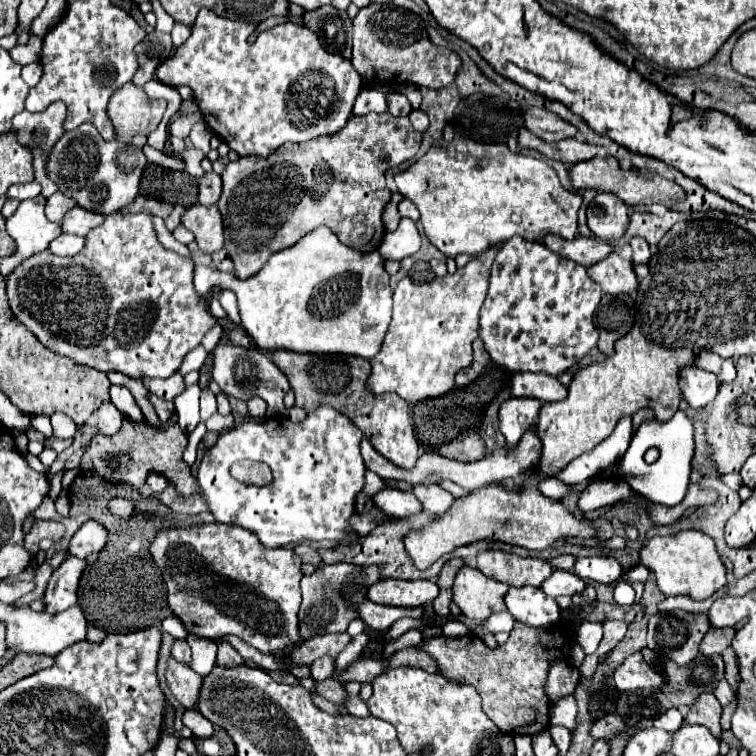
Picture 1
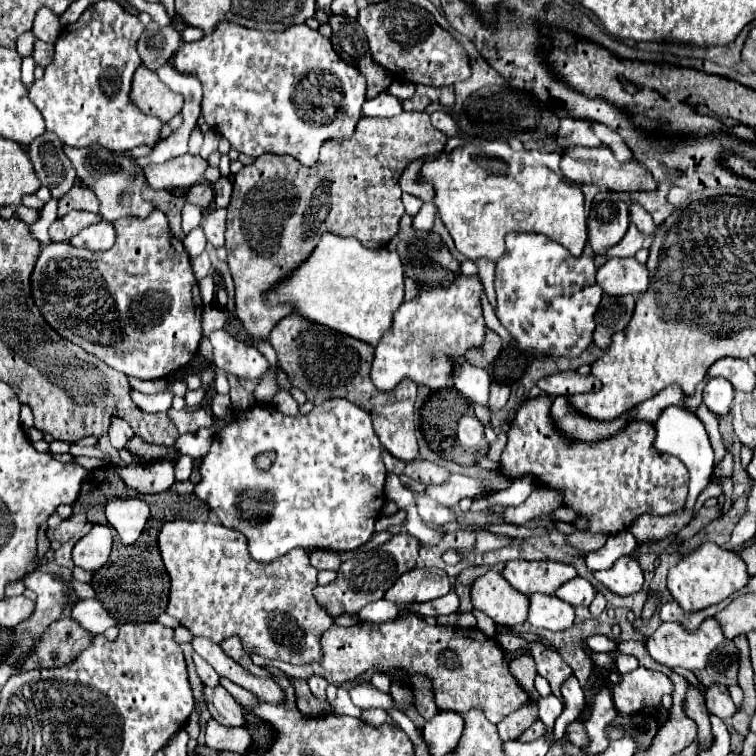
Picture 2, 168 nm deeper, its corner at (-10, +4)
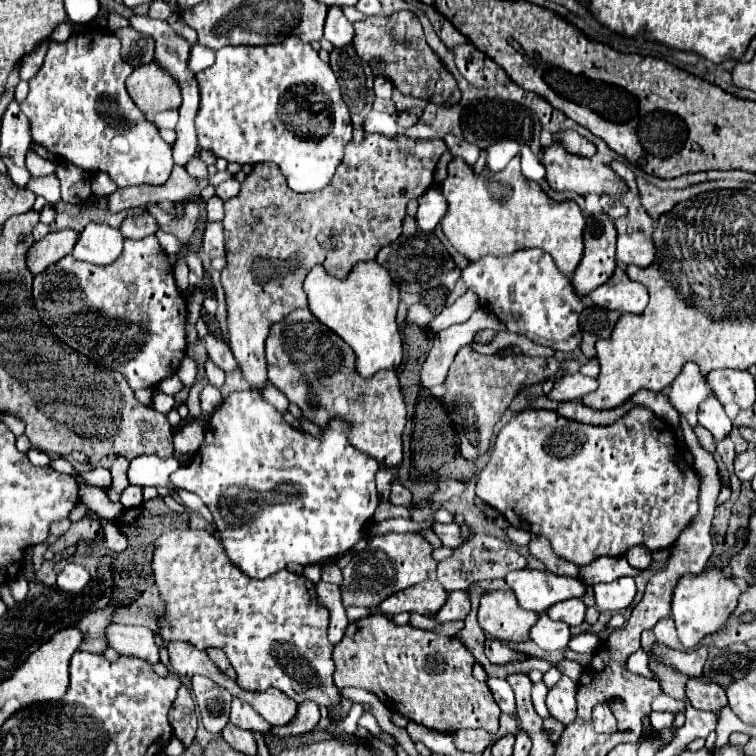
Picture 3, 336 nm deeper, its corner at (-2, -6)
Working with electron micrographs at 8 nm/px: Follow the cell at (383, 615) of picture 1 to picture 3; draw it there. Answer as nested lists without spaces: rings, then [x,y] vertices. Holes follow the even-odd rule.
[[[454,591],[448,595],[446,605],[436,613],[438,621],[454,621],[464,619],[470,613],[470,599],[468,591]]]

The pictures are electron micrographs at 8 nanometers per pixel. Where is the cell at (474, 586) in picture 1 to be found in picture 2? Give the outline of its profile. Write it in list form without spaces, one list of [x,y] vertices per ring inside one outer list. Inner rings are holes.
[[[496,571],[478,577],[472,583],[470,595],[472,605],[484,611],[498,625],[522,625],[528,617],[528,597],[512,589],[512,585],[508,585],[508,581]]]

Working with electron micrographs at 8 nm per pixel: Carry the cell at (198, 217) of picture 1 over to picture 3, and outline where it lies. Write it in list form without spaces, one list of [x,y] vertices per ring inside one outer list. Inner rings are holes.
[[[208,223],[208,225],[206,225],[202,249],[204,249],[210,257],[224,257],[224,255],[226,255],[226,243],[224,243],[222,223]]]

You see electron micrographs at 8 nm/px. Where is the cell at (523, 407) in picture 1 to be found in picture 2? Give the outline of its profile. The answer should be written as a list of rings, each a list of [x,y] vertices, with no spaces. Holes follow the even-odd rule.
[[[540,395],[526,399],[516,411],[500,459],[506,477],[532,473],[540,483],[562,489],[566,505],[580,517],[590,519],[590,531],[618,533],[642,513],[668,515],[684,507],[688,471],[680,459],[654,449],[652,441],[656,433],[652,425],[628,423],[618,435],[596,445],[568,443],[550,421],[550,405],[552,397]]]

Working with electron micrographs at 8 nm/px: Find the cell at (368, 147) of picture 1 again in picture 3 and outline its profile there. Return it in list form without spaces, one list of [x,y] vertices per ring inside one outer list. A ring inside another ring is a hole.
[[[366,135],[362,145],[348,145],[346,157],[330,185],[314,193],[292,191],[274,163],[262,163],[254,167],[254,171],[242,183],[240,195],[224,205],[228,267],[222,271],[230,349],[238,361],[242,379],[246,379],[252,389],[262,389],[268,383],[264,341],[270,325],[282,321],[290,311],[306,307],[306,295],[302,289],[306,273],[314,265],[322,265],[330,275],[346,279],[348,271],[352,271],[356,263],[372,261],[384,245],[396,241],[402,233],[408,201],[418,199],[424,191],[428,191],[434,181],[434,167],[444,151],[446,143],[442,139],[414,141],[406,137],[388,139],[382,135]]]

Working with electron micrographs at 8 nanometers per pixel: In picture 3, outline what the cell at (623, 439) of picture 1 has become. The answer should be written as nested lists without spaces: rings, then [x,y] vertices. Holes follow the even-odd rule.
[[[688,361],[682,367],[680,375],[674,379],[674,383],[670,387],[672,405],[676,407],[676,411],[680,411],[688,419],[688,423],[692,427],[698,425],[698,421],[696,421],[698,405],[712,395],[714,395],[714,391],[708,387],[706,375],[692,361]]]

